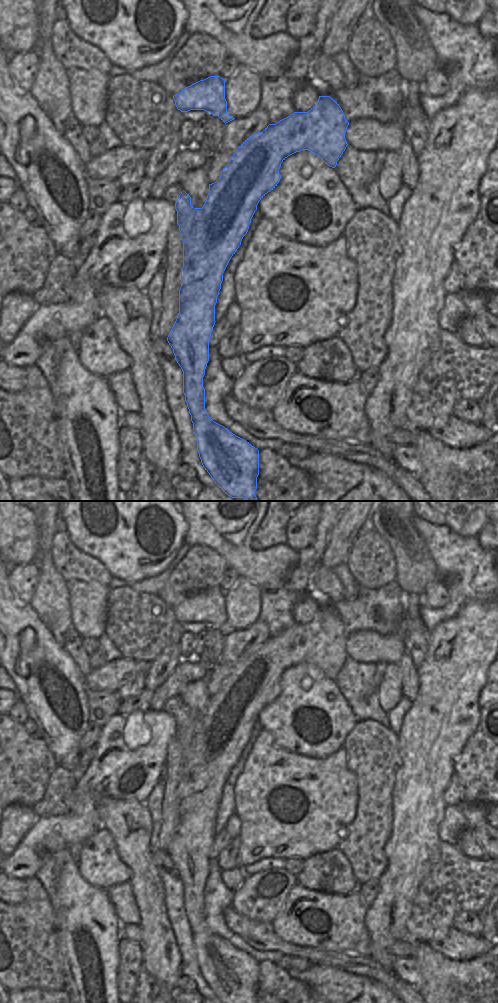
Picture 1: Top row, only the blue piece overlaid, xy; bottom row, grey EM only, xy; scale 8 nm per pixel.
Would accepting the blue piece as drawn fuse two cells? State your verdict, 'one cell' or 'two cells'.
one cell

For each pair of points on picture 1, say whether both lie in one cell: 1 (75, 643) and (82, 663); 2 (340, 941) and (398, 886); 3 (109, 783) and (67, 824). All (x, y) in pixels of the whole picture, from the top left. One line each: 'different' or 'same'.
1: same
2: different
3: same

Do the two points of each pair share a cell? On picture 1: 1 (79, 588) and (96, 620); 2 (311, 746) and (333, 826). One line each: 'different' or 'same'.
1: same
2: different

